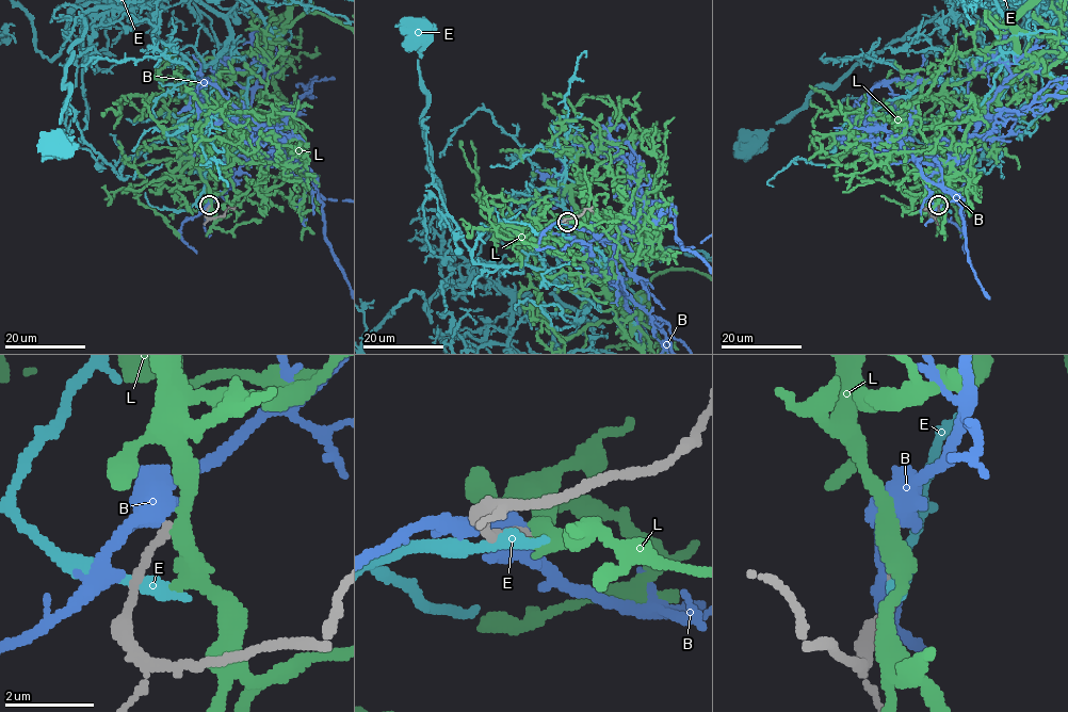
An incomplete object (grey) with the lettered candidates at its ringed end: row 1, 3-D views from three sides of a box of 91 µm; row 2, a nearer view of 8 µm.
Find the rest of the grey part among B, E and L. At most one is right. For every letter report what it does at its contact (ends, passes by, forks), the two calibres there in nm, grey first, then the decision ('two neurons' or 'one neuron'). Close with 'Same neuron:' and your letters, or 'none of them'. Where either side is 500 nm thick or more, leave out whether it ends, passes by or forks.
B: it forks; calibres 200 and 460 nm; two neurons
E: it ends; calibres 190 and 420 nm; two neurons
L: it passes by; calibres 200 and 380 nm; two neurons
Same neuron: none of them

